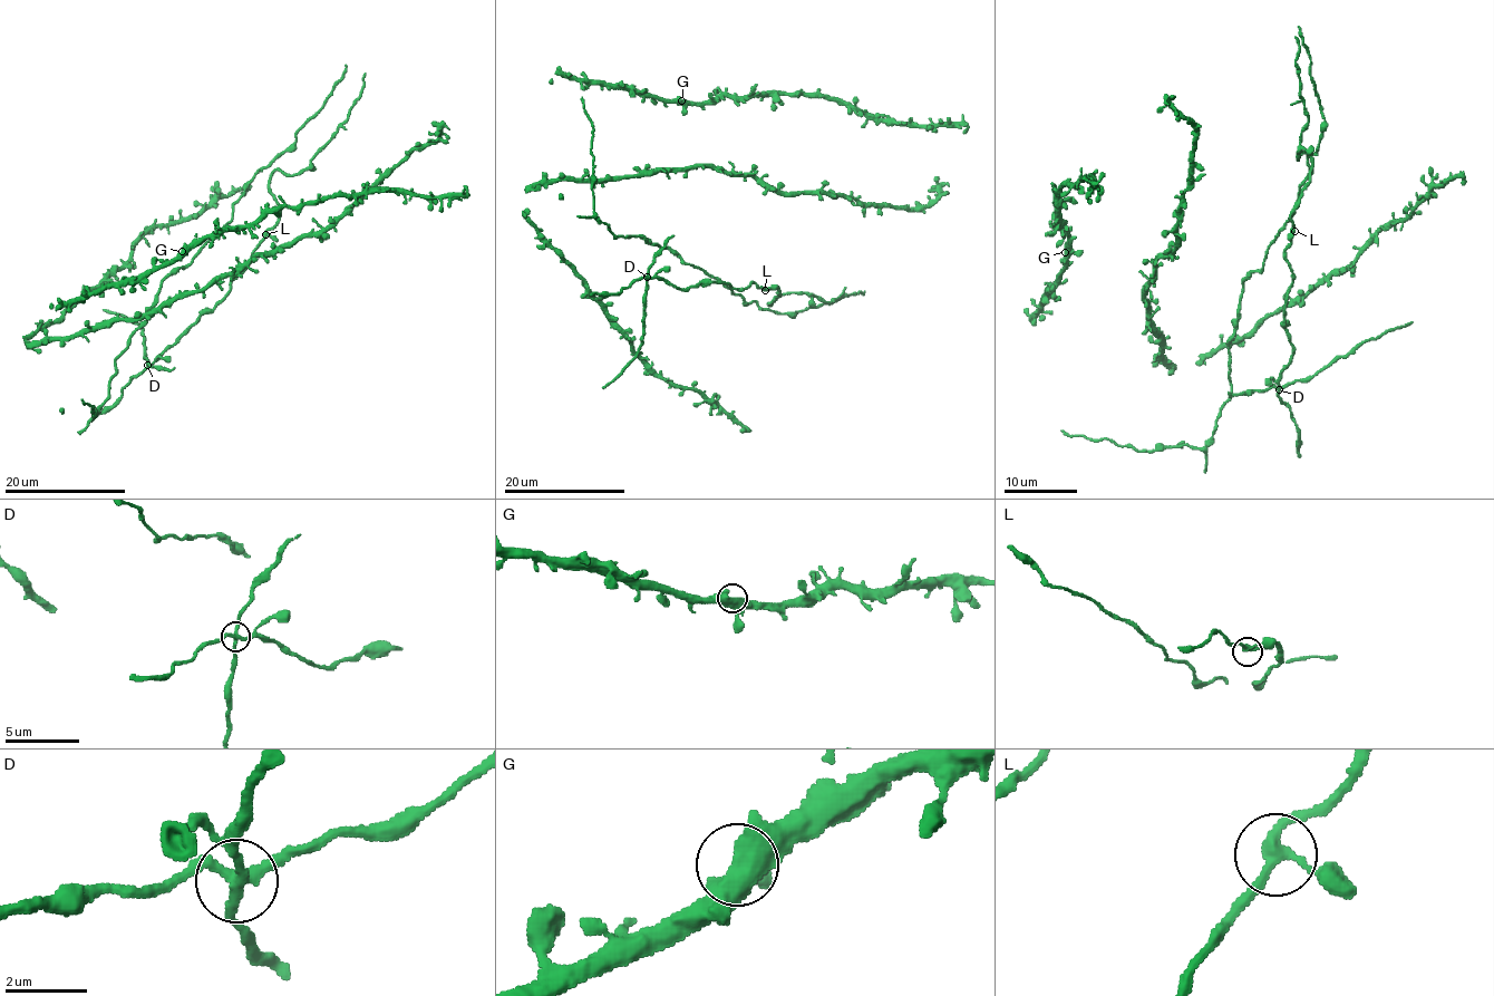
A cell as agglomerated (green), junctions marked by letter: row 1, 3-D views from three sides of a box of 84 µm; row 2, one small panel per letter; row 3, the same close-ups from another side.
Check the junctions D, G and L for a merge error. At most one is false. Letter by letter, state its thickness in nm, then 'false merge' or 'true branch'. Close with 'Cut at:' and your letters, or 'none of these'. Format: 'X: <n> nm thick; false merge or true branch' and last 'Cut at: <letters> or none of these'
D: 280 nm thick; false merge
G: 550 nm thick; true branch
L: 240 nm thick; true branch
Cut at: D

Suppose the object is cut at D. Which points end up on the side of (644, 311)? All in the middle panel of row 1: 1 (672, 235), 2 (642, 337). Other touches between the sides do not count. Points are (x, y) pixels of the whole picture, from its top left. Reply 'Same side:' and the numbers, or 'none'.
Same side: 1, 2

